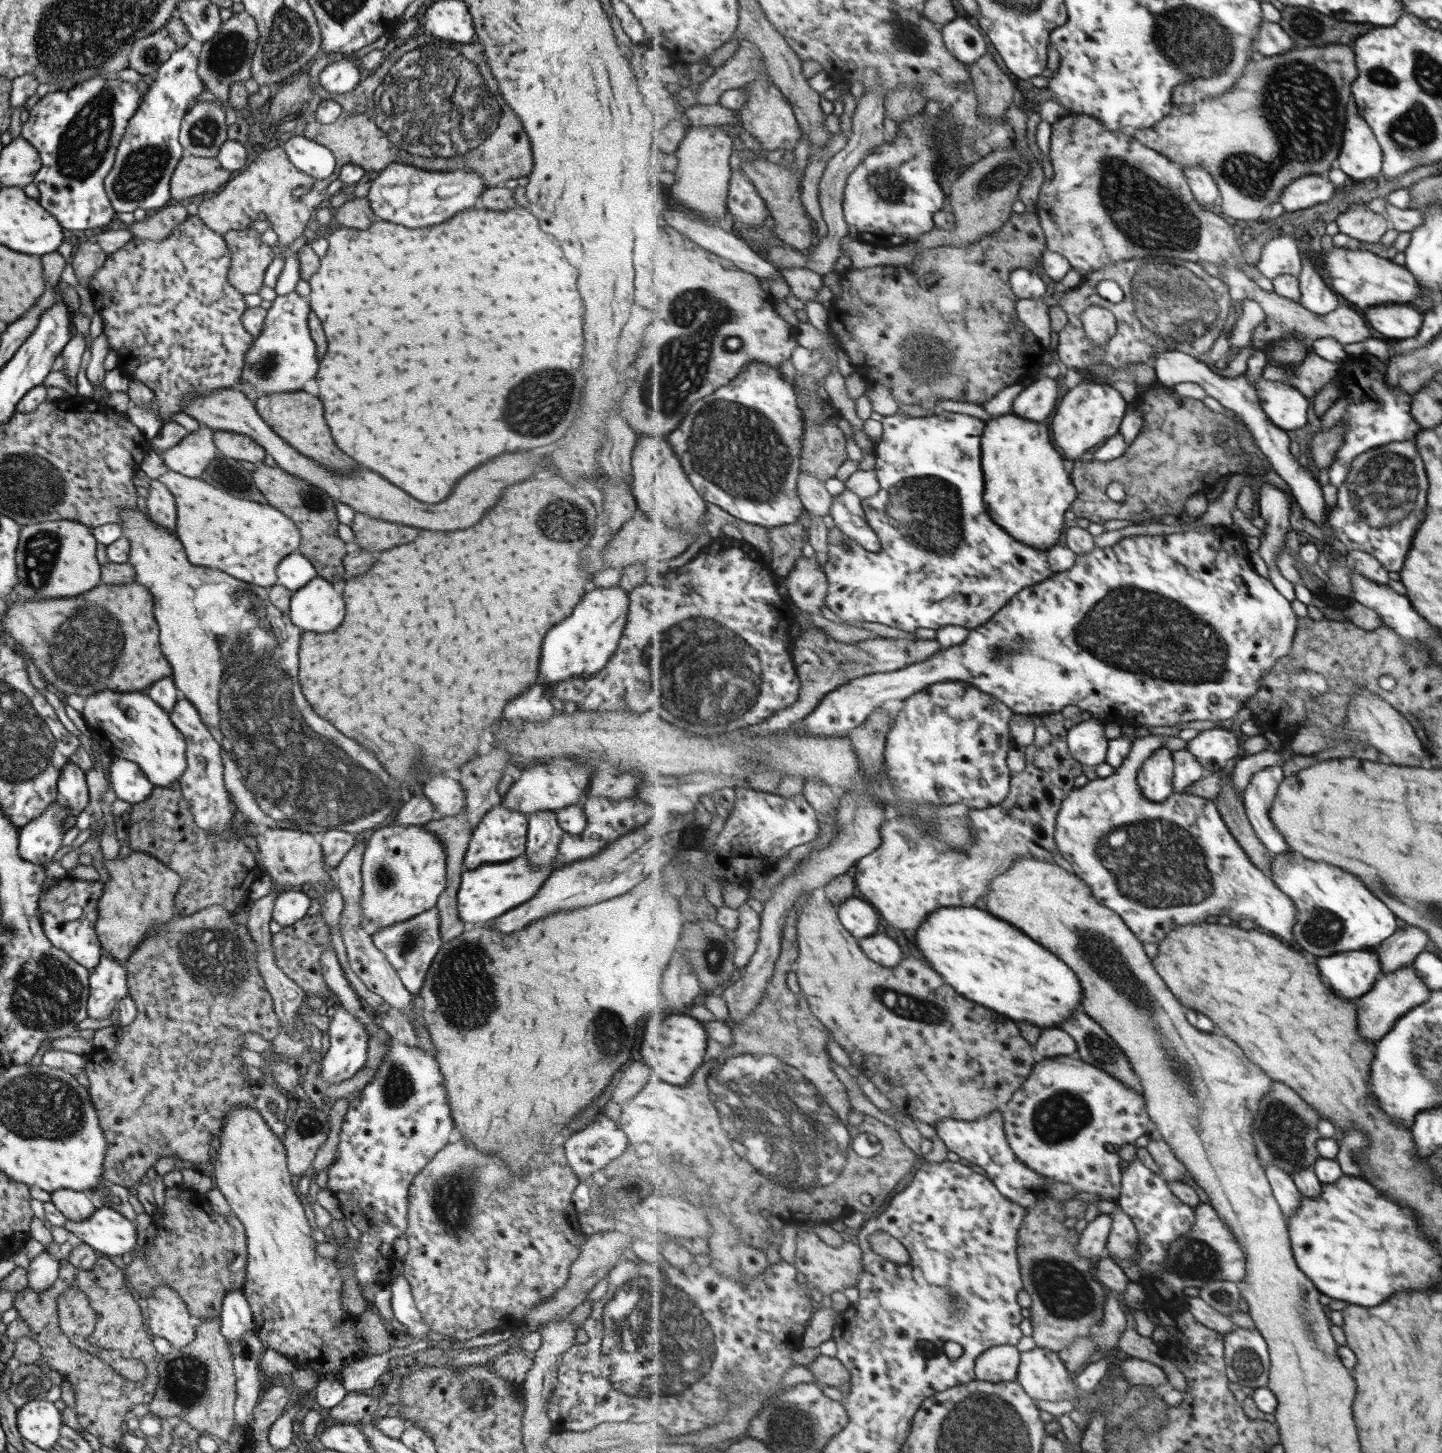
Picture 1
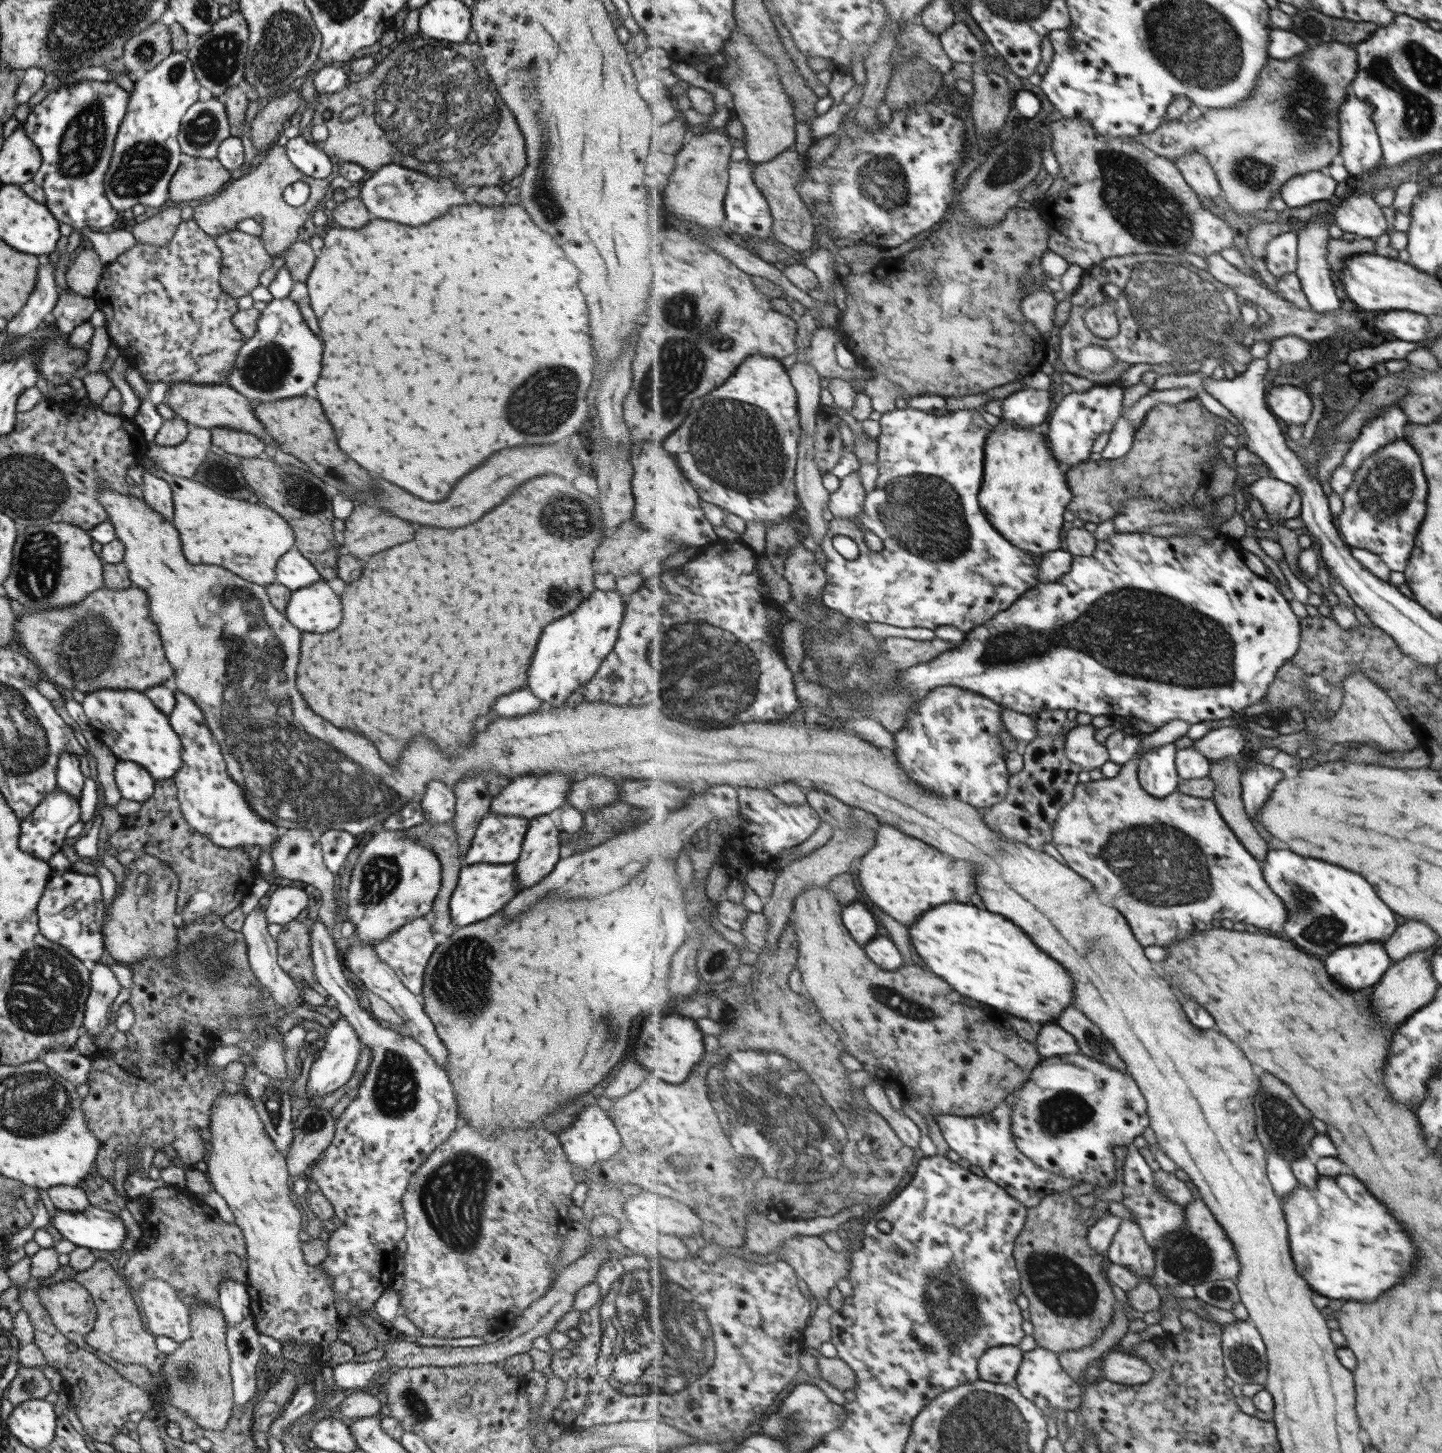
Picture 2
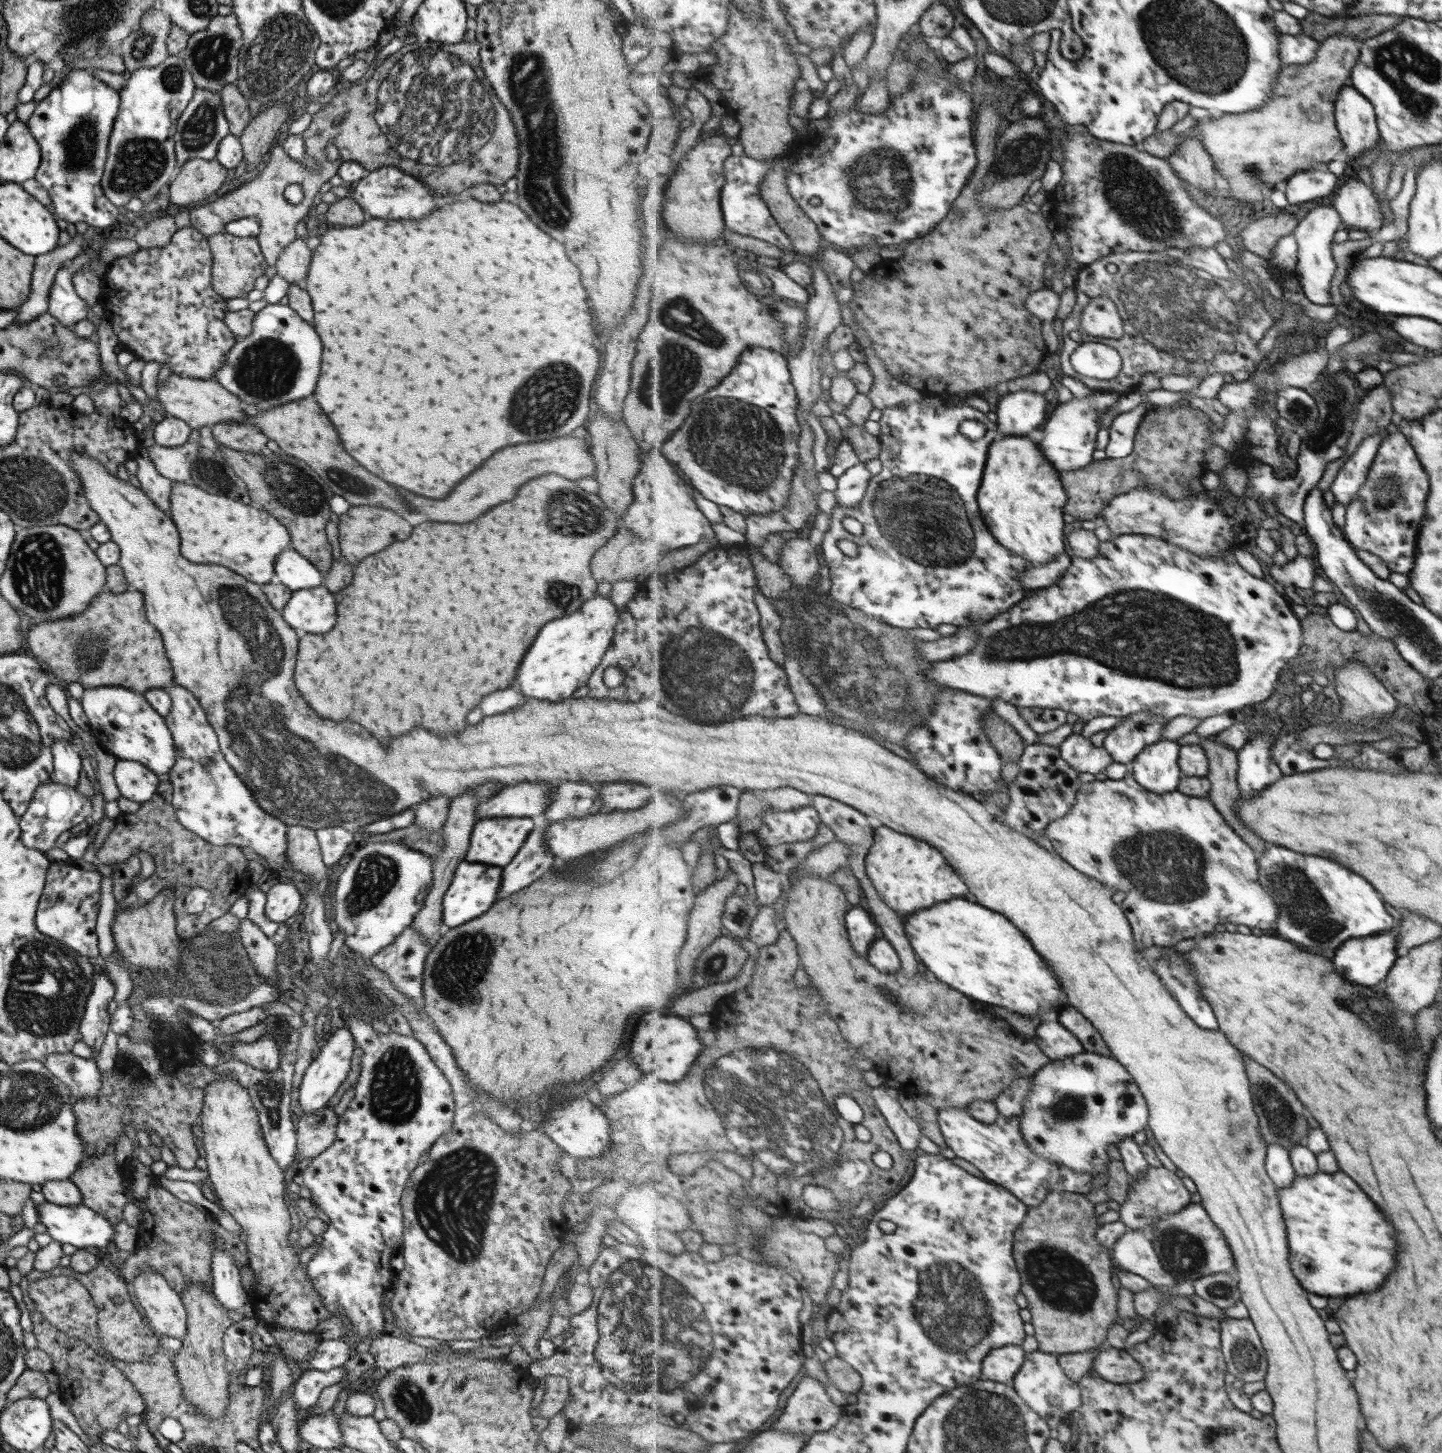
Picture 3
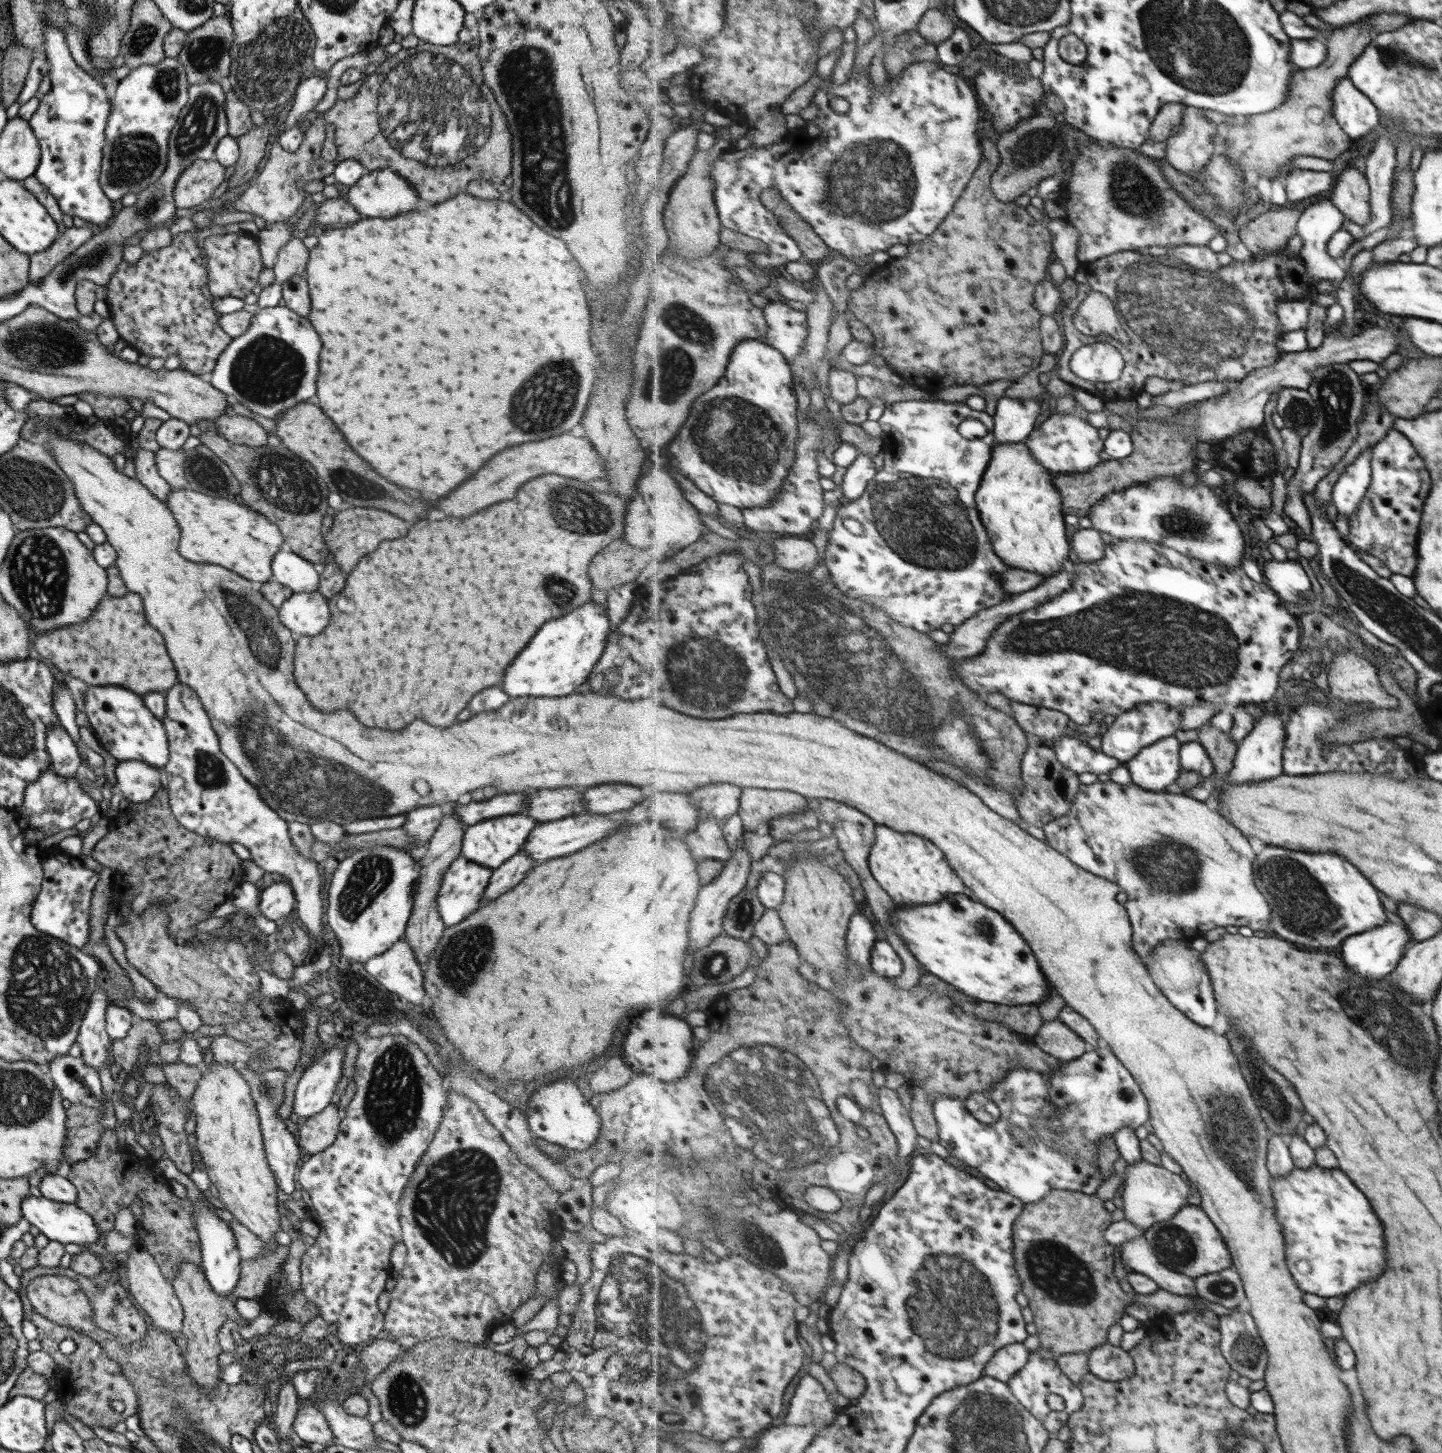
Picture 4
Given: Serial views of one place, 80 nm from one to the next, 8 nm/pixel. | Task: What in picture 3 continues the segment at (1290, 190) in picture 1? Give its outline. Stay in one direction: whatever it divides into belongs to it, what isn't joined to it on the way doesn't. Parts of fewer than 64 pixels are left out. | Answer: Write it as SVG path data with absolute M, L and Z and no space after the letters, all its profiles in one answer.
M1314 168L1312 171L1297 172L1286 184L1287 198L1291 204L1304 204L1316 198L1326 202L1337 190L1338 177L1328 170Z

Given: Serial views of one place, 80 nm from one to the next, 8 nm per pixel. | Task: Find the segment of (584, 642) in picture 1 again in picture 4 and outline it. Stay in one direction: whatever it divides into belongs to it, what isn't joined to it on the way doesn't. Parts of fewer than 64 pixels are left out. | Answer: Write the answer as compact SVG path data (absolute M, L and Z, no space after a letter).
M591 600L562 616L562 620L548 620L516 656L514 664L506 668L502 690L508 692L509 697L561 697L577 692L577 688L589 680L606 646L610 623L604 606Z

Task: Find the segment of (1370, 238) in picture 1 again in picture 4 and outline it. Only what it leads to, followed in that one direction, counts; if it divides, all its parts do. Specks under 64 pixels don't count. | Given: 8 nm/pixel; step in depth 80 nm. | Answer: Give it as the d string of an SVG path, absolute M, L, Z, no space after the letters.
M1346 167L1331 188L1331 201L1352 222L1364 226L1370 214L1369 184L1357 167Z

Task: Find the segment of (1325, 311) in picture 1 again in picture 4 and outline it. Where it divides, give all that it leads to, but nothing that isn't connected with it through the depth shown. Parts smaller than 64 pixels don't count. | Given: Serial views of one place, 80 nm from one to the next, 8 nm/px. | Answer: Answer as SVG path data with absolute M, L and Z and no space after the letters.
M1324 198L1322 201L1314 204L1303 212L1301 216L1298 232L1300 236L1305 238L1305 247L1300 256L1306 261L1306 268L1308 268L1308 276L1310 276L1310 288L1312 288L1311 296L1314 301L1320 293L1318 293L1318 284L1322 280L1334 281L1338 285L1344 280L1345 273L1334 258L1332 258L1327 251L1327 242L1330 237L1337 231L1342 229L1342 222L1345 216L1340 212L1339 208L1331 201L1330 198Z

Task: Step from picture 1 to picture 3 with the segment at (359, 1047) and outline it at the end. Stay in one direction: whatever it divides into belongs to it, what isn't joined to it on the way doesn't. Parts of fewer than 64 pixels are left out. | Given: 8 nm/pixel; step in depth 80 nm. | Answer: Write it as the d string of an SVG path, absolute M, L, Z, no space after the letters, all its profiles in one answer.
M346 1028L329 1033L328 1040L320 1044L315 1058L306 1069L299 1086L298 1102L304 1113L310 1114L327 1106L327 1102L336 1094L350 1072L350 1061L355 1046L356 1042L352 1033Z

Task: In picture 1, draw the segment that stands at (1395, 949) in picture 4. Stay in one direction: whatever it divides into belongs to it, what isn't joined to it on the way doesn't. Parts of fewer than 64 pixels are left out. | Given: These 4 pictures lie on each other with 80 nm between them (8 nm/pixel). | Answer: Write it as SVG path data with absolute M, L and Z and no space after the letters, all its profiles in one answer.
M1374 949L1338 952L1336 956L1318 958L1324 984L1338 996L1360 998L1375 986L1376 976L1383 970L1379 953Z

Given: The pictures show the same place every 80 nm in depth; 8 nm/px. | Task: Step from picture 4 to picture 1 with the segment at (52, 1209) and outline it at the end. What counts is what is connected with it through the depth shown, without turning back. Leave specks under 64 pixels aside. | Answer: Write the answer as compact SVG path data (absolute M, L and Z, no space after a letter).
M107 1206L97 1208L90 1218L80 1222L66 1219L64 1228L72 1233L76 1243L88 1244L111 1258L121 1258L134 1251L138 1239L136 1226Z

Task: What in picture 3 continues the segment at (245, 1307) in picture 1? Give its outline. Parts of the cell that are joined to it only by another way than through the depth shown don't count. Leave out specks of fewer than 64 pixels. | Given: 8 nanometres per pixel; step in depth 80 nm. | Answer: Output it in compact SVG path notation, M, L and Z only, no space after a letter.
M216 1247L212 1252L212 1278L214 1297L228 1311L242 1314L248 1304L249 1294L244 1291L241 1283L241 1272L230 1252L224 1247Z

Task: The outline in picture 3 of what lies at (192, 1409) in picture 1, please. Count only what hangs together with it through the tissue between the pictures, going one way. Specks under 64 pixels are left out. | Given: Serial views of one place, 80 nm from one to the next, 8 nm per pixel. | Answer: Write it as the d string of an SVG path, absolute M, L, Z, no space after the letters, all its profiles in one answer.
M188 1283L179 1296L187 1312L187 1331L182 1348L172 1358L172 1366L176 1370L184 1398L207 1419L222 1418L230 1399L229 1387L232 1386L230 1367L223 1349L223 1336L225 1330L240 1321L243 1315L224 1309L213 1292L206 1290L204 1283Z

